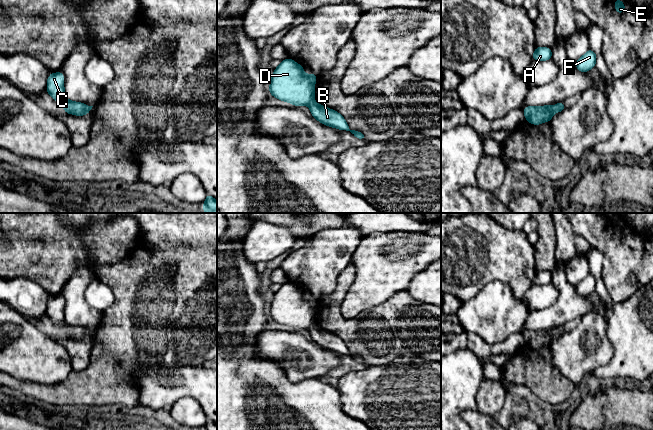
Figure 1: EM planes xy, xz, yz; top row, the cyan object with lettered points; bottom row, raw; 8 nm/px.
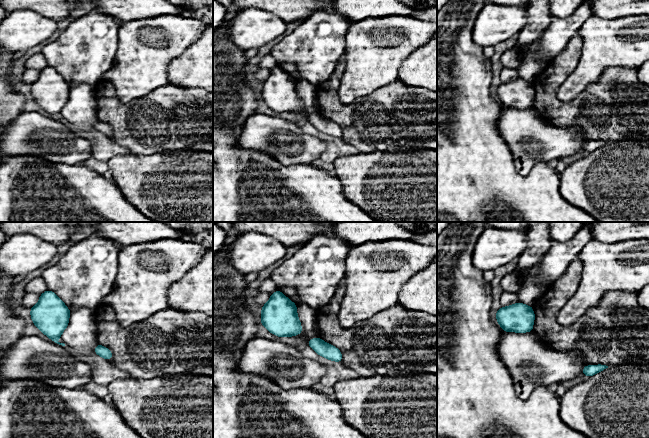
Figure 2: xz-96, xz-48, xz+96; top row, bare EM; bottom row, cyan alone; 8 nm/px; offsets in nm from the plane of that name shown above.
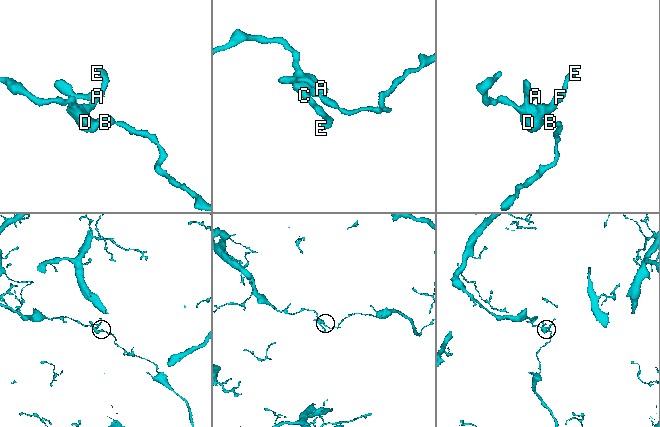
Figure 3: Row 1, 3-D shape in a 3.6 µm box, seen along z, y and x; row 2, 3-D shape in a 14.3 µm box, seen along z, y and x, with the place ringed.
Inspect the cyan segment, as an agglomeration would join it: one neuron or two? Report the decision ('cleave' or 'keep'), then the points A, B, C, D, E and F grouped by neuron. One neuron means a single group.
cleave; A C D E F / B

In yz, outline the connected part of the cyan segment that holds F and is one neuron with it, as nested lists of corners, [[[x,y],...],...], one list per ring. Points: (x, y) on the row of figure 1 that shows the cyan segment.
[[[590,49],[575,63],[579,72],[588,72],[596,65],[596,53]]]

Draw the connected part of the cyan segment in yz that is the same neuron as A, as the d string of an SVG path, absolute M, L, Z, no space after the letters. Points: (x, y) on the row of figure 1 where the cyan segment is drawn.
M536 47L532 59L537 61L550 60L552 57L552 50L548 47Z

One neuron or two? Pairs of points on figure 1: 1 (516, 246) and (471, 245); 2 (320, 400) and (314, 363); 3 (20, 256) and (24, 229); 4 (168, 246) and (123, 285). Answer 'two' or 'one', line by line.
1: one
2: two
3: one
4: one

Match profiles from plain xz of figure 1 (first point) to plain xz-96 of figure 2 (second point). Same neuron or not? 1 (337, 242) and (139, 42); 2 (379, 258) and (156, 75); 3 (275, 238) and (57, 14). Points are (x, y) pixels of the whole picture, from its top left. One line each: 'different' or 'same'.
1: different
2: same
3: different

